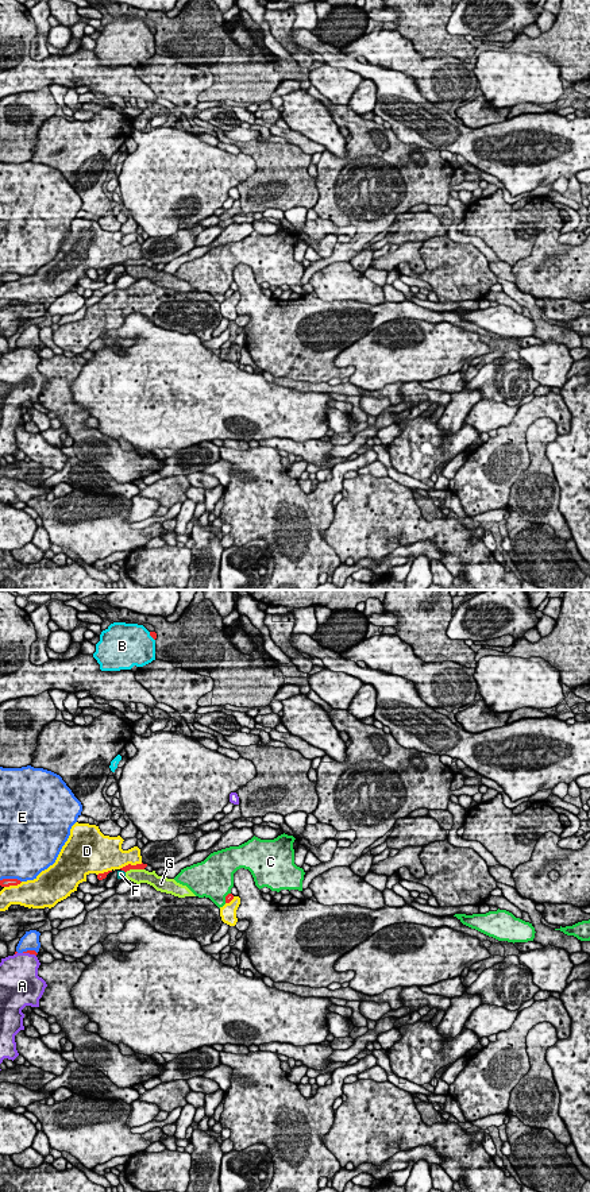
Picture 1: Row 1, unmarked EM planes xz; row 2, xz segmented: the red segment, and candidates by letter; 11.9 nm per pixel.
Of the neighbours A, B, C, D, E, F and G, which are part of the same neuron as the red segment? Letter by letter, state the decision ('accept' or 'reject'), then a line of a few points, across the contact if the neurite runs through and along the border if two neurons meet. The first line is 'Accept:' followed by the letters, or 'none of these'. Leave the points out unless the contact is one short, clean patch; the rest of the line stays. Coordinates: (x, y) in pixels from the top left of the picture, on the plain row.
Accept: none of these
A: reject
B: reject
C: reject
D: reject
E: reject
F: reject
G: reject

